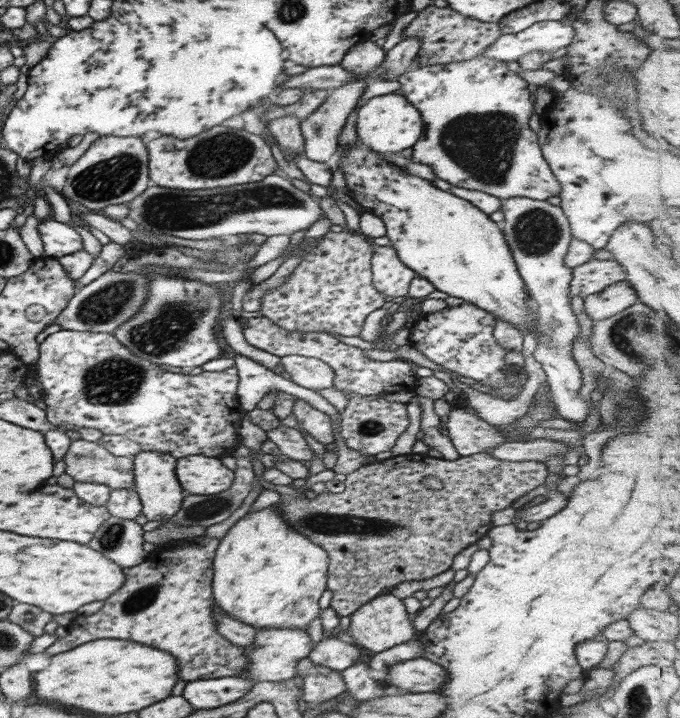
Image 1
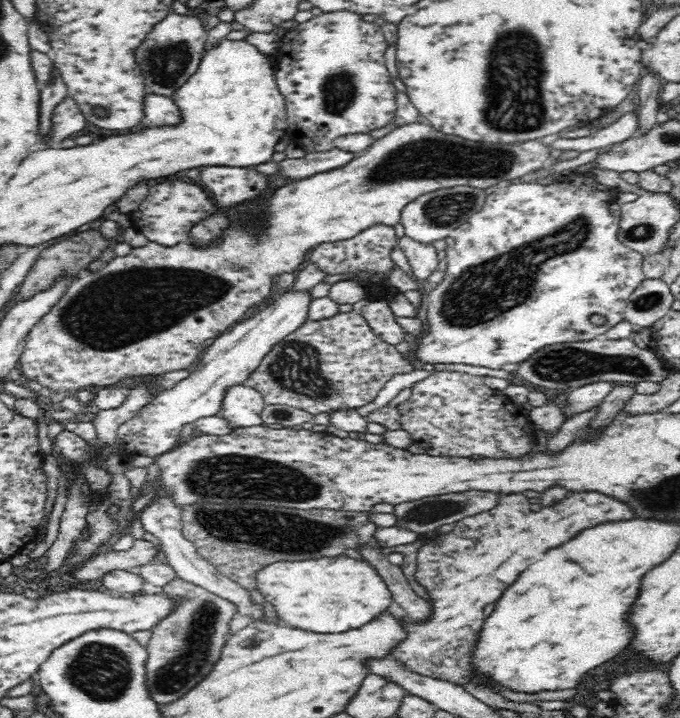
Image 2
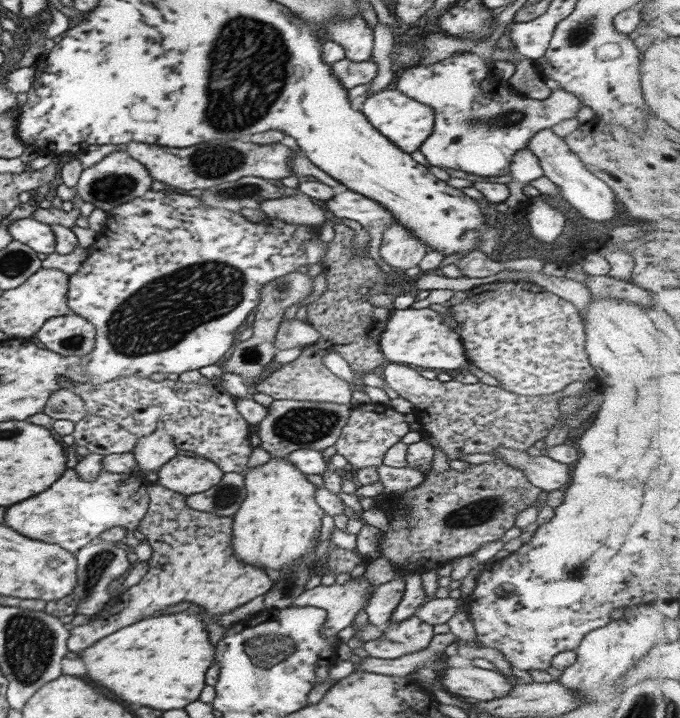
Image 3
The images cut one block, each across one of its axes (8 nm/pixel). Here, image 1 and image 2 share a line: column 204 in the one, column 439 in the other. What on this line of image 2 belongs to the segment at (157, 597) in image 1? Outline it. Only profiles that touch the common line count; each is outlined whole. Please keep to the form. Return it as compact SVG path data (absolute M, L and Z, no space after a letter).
M569 492L566 500L554 506L543 506L538 512L532 512L521 496L501 495L495 508L462 518L448 534L438 535L418 550L414 578L428 592L433 614L422 622L402 620L406 638L390 650L389 656L424 676L457 685L470 682L474 676L468 674L474 672L468 658L484 624L484 606L496 602L530 564L546 554L546 550L568 542L594 524L632 518L634 512L628 504L600 492Z

